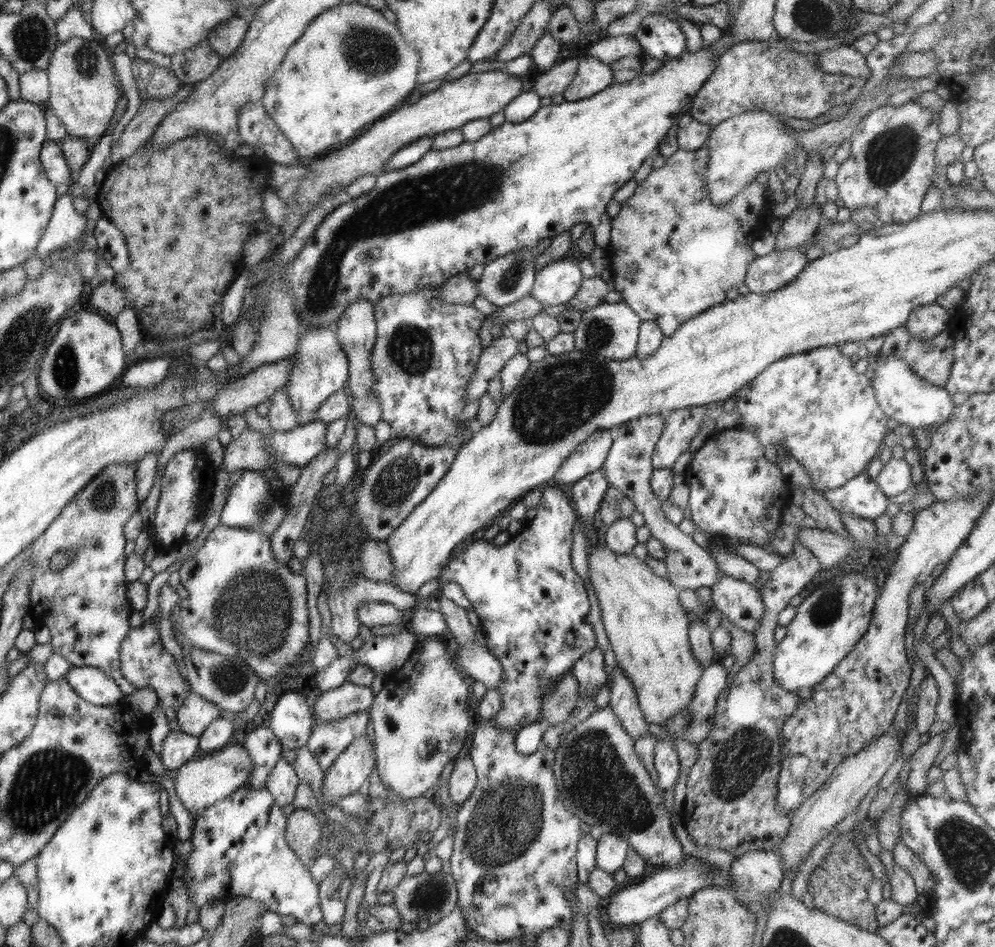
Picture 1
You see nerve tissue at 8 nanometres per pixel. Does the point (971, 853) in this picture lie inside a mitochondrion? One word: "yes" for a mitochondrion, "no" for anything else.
yes

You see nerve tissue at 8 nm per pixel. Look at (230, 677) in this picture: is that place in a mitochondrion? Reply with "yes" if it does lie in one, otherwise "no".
yes

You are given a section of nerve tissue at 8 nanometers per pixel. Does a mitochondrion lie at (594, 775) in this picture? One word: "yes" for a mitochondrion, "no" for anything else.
yes

